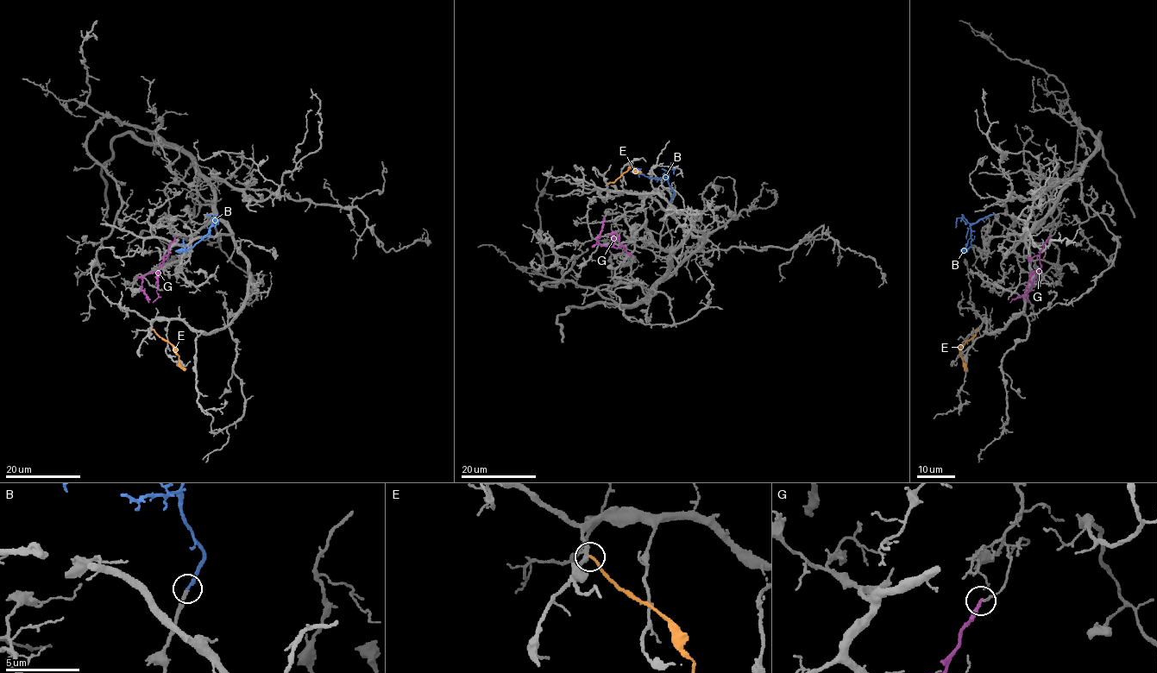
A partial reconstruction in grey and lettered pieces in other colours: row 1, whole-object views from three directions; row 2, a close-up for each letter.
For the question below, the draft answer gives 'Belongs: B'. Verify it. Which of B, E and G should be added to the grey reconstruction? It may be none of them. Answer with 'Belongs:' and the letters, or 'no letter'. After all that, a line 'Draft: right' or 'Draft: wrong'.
Belongs: B
Draft: right

